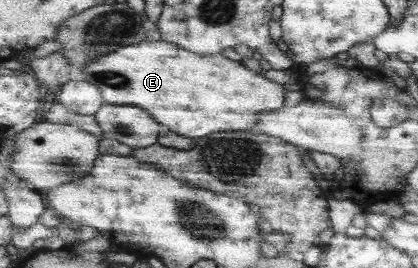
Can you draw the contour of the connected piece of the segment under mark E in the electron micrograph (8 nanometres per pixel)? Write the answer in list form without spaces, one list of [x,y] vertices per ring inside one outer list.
[[[141,38],[136,44],[91,62],[81,80],[101,88],[104,105],[140,106],[160,124],[186,138],[204,138],[214,132],[250,132],[258,118],[268,110],[280,110],[286,100],[286,88],[250,70],[242,61],[226,56],[200,56],[170,41]]]

